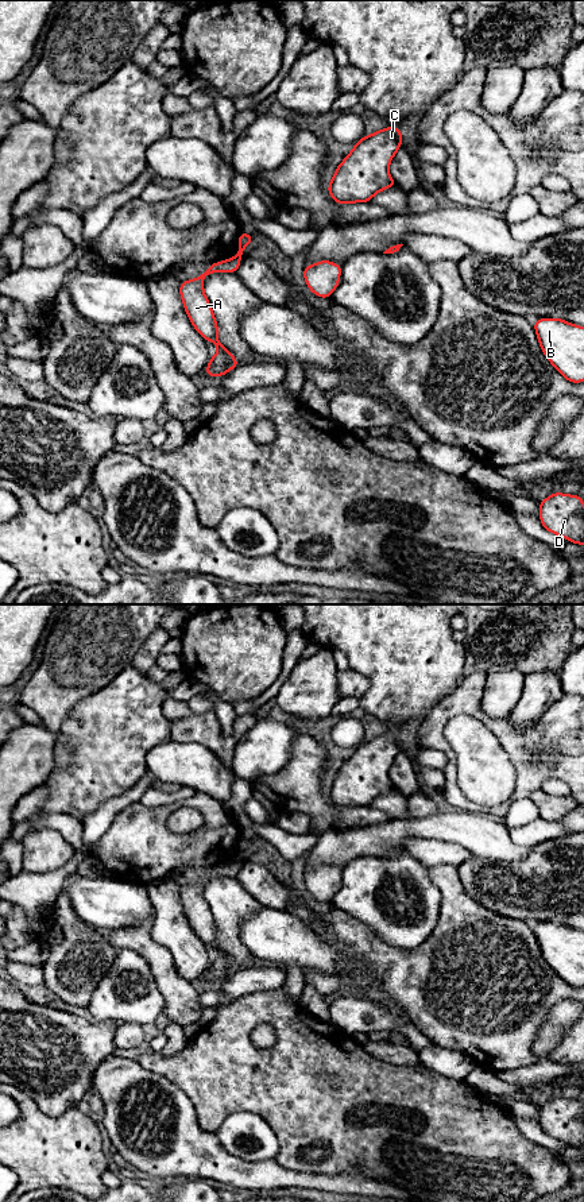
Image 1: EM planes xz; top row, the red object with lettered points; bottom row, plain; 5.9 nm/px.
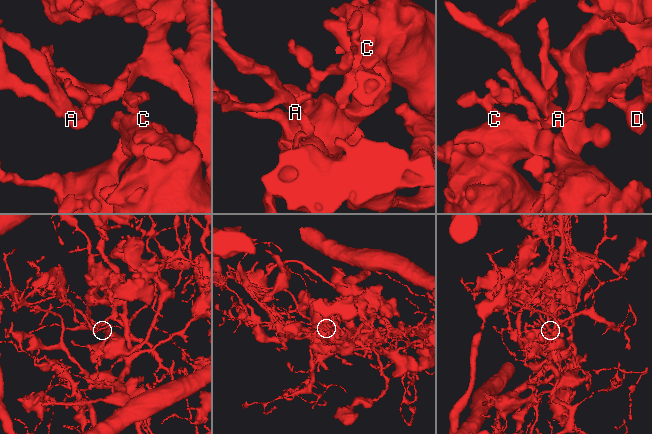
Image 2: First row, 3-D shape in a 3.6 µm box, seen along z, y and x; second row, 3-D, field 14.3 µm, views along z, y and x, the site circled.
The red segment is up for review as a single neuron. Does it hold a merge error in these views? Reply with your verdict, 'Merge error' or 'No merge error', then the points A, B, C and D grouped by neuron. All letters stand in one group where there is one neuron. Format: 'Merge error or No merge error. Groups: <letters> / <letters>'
Merge error. Groups: A D / B C

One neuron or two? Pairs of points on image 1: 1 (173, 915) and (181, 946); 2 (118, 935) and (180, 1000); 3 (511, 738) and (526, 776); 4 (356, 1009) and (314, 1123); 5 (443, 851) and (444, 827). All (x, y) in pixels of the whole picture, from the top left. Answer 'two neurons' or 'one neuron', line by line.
1: one neuron
2: one neuron
3: one neuron
4: two neurons
5: two neurons

